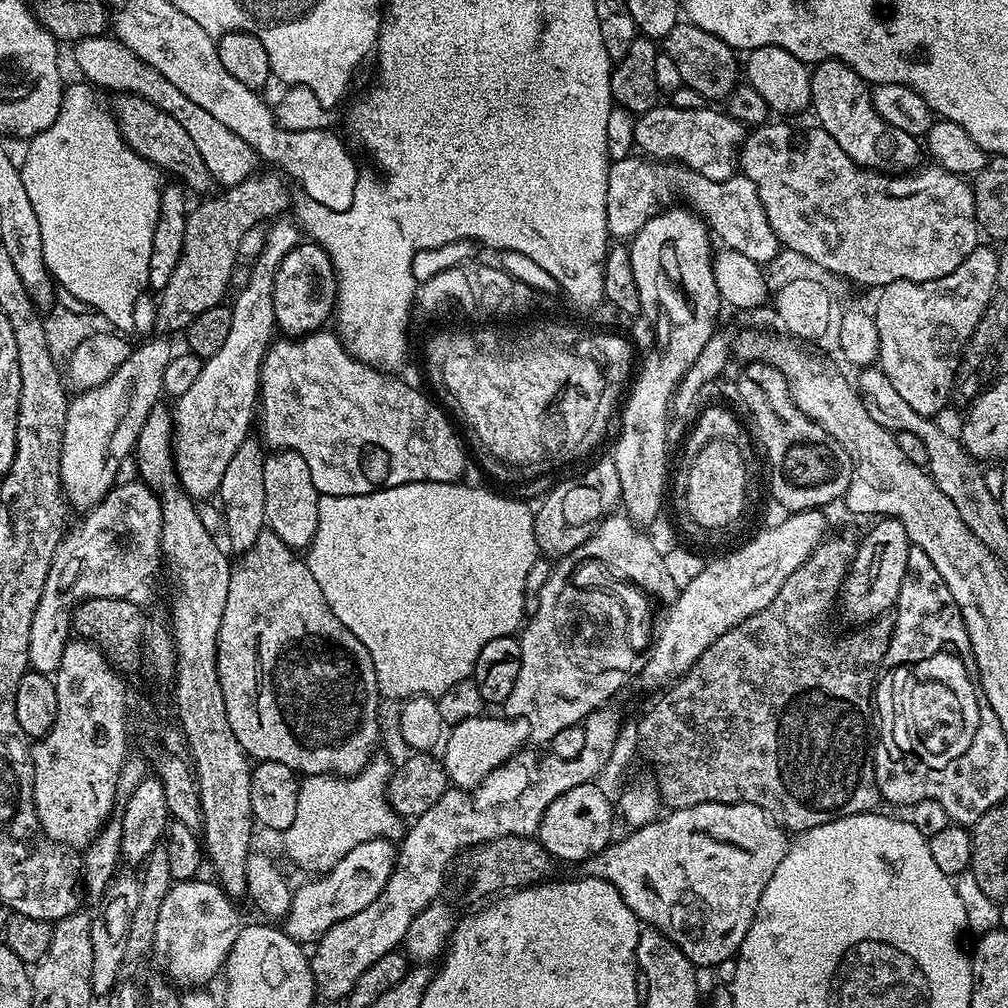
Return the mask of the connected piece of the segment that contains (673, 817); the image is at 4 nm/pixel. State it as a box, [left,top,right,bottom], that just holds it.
[614,804,789,969]

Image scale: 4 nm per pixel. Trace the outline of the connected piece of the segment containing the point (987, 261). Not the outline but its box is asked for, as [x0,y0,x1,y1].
[874,246,998,417]

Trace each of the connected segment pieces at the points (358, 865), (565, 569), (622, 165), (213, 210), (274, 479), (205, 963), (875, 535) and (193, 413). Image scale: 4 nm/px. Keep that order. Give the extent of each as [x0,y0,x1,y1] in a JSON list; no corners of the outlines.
[[282,837,397,944],[546,514,679,602],[606,156,780,266],[157,170,292,333],[263,450,321,550],[153,878,243,988],[838,518,910,626],[172,218,302,500]]

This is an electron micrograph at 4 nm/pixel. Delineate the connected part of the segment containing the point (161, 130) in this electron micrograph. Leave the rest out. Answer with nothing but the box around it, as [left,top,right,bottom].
[114,95,214,196]

